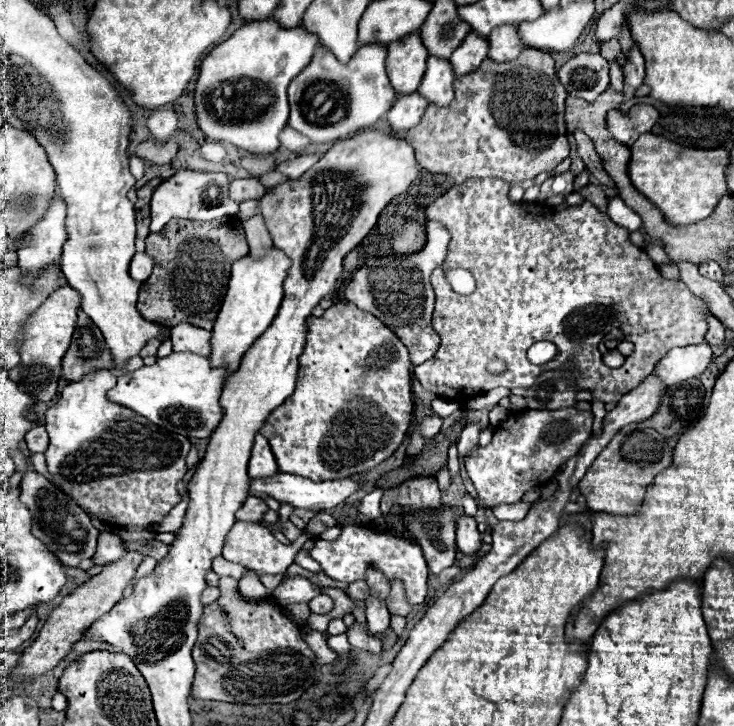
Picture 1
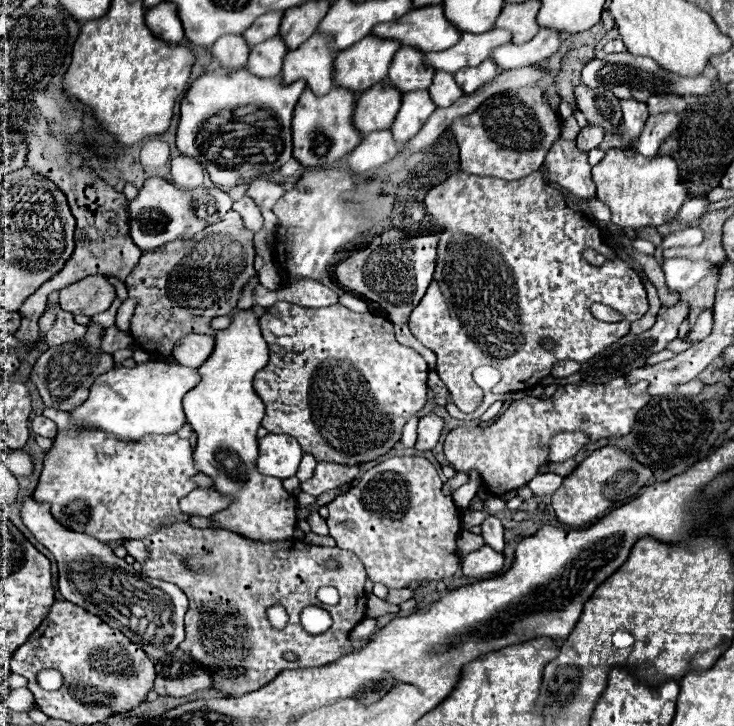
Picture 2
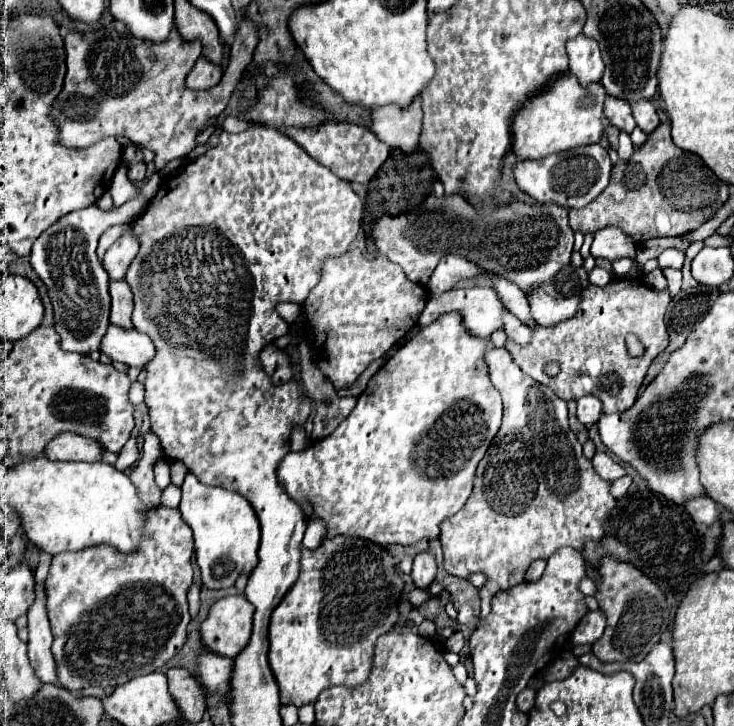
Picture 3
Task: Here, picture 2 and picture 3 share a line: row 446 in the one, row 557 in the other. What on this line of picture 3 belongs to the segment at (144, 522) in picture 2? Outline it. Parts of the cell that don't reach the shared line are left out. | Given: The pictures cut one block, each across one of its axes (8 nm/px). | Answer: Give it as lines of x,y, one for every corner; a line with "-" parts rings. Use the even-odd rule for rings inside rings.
158,506
158,508
152,508
148,510
146,514
146,522
144,522
144,538
142,542
138,544
138,548
130,554
119,554
116,548
101,544
98,546
90,546
90,548
84,548
80,552
64,552
64,554
56,554
52,556
52,562
50,562
50,572
48,572
48,578
46,578
46,608
48,608
48,620
50,620
50,628
52,628
52,634
54,634
54,644
52,644
52,654
54,654
54,660
56,660
56,666
58,666
58,678
60,678
60,684
68,690
82,690
82,688
88,688
88,686
100,686
100,688
106,688
106,686
120,686
120,684
126,684
128,680
136,678
136,676
144,676
144,674
150,674
154,670
160,670
186,642
186,626
190,622
190,614
188,614
188,600
186,600
186,594
192,586
192,552
194,552
194,542
192,542
192,530
186,526
186,522
180,518
180,512
178,508
164,508
164,506

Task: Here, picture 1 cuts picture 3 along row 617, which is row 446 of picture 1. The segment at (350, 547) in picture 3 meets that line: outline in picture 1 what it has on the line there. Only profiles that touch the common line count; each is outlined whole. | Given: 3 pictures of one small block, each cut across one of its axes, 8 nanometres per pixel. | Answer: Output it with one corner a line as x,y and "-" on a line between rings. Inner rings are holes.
346,302
346,304
334,304
332,308
328,308
324,312
324,316
316,318
308,318
308,342
304,346
304,352
300,356
300,370
298,370
298,384
294,394
284,400
284,404
280,404
276,410
270,412
270,416
266,418
264,426
260,428
260,434
268,438
272,452
278,460
278,468
280,472
288,472
288,474
296,474
296,476
304,476
310,480
340,480
340,478
348,478
354,474
362,474
366,470
372,470
374,466
378,466
382,460
386,460
388,456
394,454
394,450
402,444
410,422
412,422
412,412
414,412
414,402
412,402
412,376
410,376
410,356
406,346
396,338
396,334
392,330
388,330
376,316
372,316
370,312
358,310
354,304

